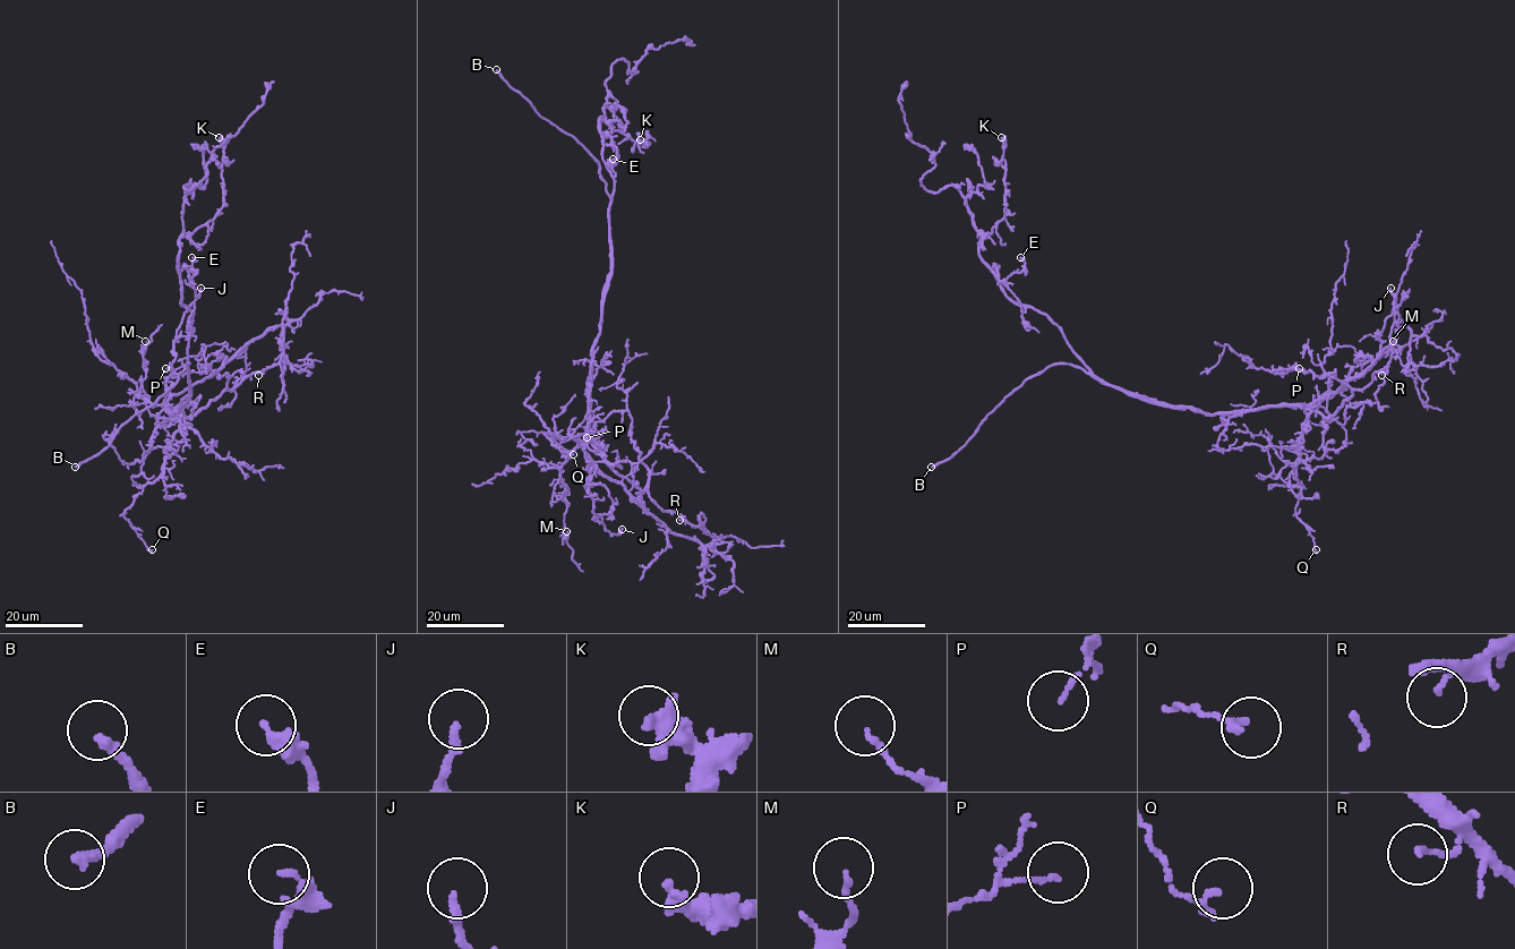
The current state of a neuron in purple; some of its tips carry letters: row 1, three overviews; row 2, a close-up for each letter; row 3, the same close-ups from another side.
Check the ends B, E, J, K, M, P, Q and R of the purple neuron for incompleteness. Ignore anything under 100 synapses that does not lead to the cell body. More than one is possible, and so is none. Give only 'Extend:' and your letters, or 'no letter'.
Extend: B

